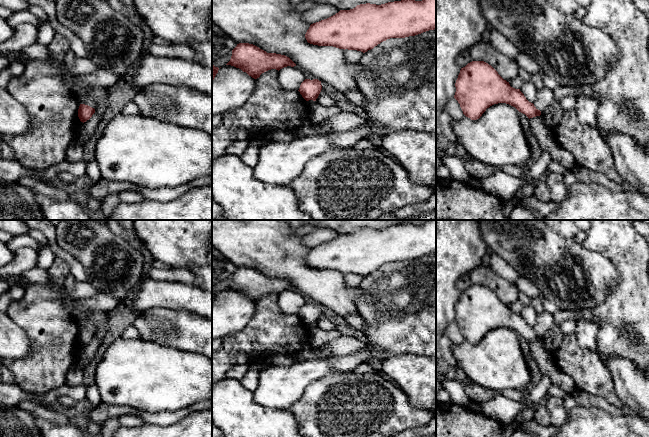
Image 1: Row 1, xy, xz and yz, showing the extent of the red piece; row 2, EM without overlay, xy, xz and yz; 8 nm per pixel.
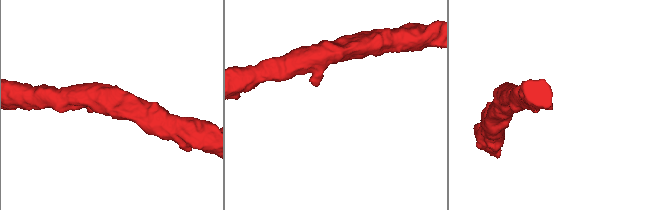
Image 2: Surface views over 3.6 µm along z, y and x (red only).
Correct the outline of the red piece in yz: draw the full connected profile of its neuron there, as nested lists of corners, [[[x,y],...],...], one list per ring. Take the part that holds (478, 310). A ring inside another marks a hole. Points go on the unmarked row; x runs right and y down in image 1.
[[[472,285],[461,292],[455,311],[454,322],[463,338],[471,344],[479,343],[487,332],[498,327],[515,331],[529,343],[541,339],[541,335],[526,323],[520,313],[511,311],[484,285]]]

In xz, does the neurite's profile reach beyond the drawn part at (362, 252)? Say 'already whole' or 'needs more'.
already whole

